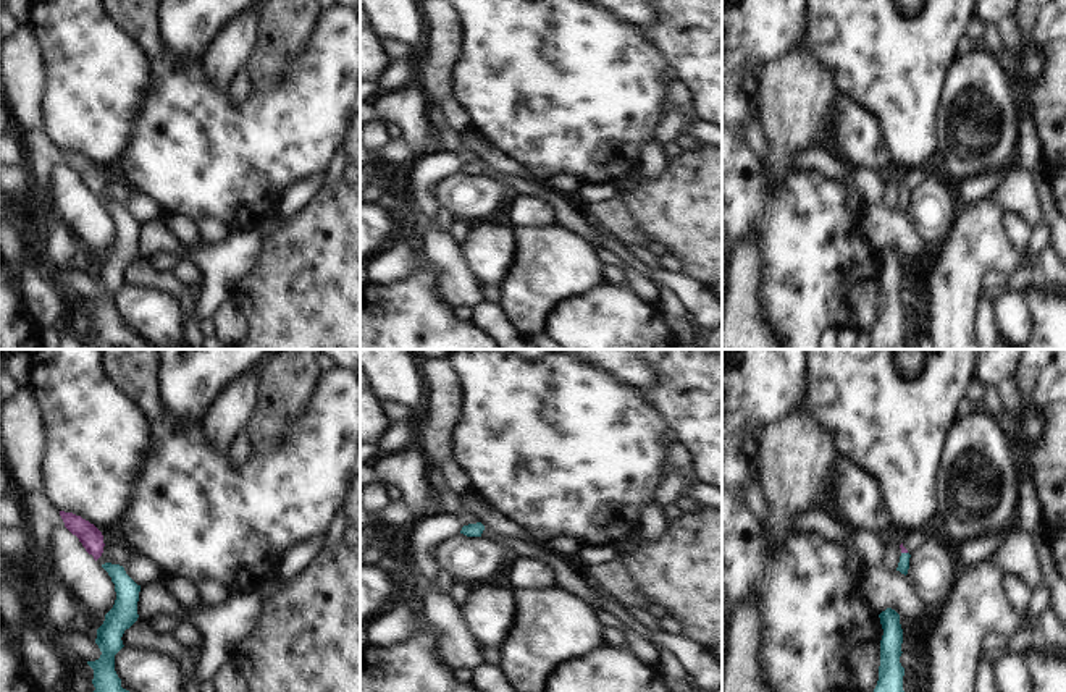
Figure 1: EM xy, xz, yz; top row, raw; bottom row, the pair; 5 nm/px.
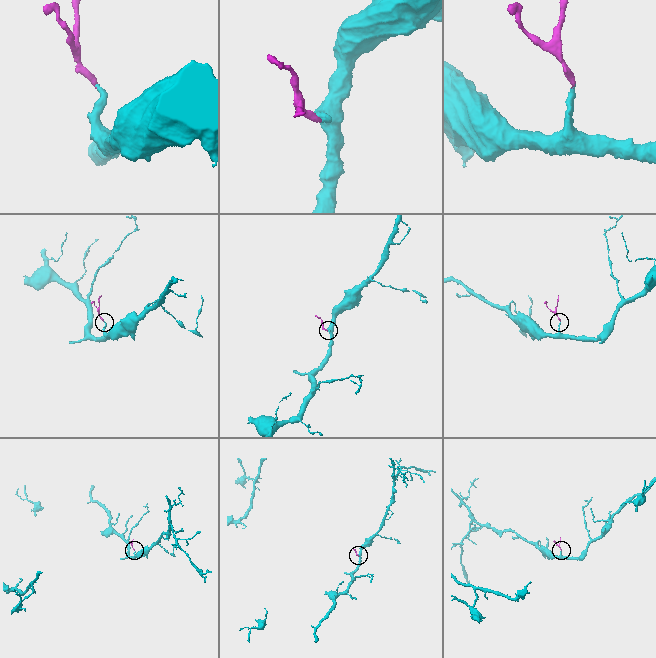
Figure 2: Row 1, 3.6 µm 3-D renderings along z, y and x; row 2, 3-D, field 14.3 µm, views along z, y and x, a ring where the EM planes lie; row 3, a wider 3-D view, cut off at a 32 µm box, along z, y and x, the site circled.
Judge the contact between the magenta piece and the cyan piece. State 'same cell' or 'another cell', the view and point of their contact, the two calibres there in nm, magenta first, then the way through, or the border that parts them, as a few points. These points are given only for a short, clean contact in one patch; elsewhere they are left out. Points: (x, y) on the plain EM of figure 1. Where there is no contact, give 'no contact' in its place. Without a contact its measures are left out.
same cell; meets magenta in yz at (905, 189); 30 nm thick on the magenta side, 60 nm on the other; runs through yz (903, 188), (905, 189), (903, 202)

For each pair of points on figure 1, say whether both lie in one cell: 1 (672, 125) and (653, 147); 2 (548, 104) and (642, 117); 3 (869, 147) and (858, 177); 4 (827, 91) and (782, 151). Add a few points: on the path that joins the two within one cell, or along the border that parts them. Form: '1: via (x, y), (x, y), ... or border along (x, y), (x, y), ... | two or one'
1: border along (654, 139), (663, 144) | two
2: via (570, 104), (619, 104) | one
3: border along (827, 152), (851, 167), (872, 168), (877, 173) | two
4: via (813, 105), (790, 128), (787, 136) | one

